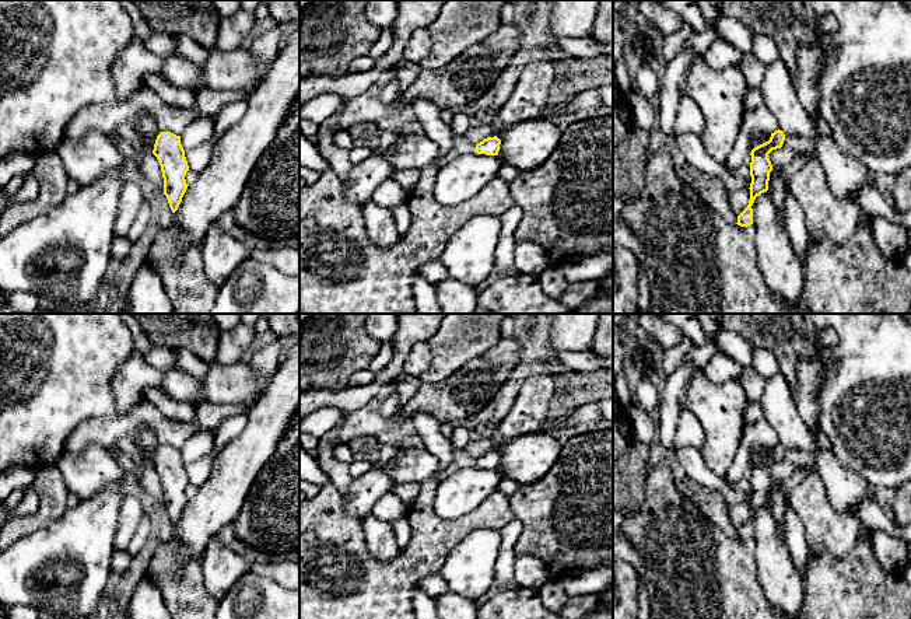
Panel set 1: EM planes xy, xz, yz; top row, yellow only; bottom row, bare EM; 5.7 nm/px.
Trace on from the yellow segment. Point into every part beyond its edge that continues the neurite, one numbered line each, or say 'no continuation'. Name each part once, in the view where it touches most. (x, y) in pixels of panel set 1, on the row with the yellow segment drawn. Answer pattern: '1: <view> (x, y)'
no continuation

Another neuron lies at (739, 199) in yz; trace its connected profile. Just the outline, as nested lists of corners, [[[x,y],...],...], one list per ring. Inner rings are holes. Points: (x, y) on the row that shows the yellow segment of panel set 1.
[[[730,189],[728,192],[729,203],[736,216],[739,216],[749,204],[750,200],[750,189]]]

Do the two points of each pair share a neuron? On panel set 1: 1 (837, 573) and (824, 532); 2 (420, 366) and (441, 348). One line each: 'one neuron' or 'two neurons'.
1: two neurons
2: two neurons

